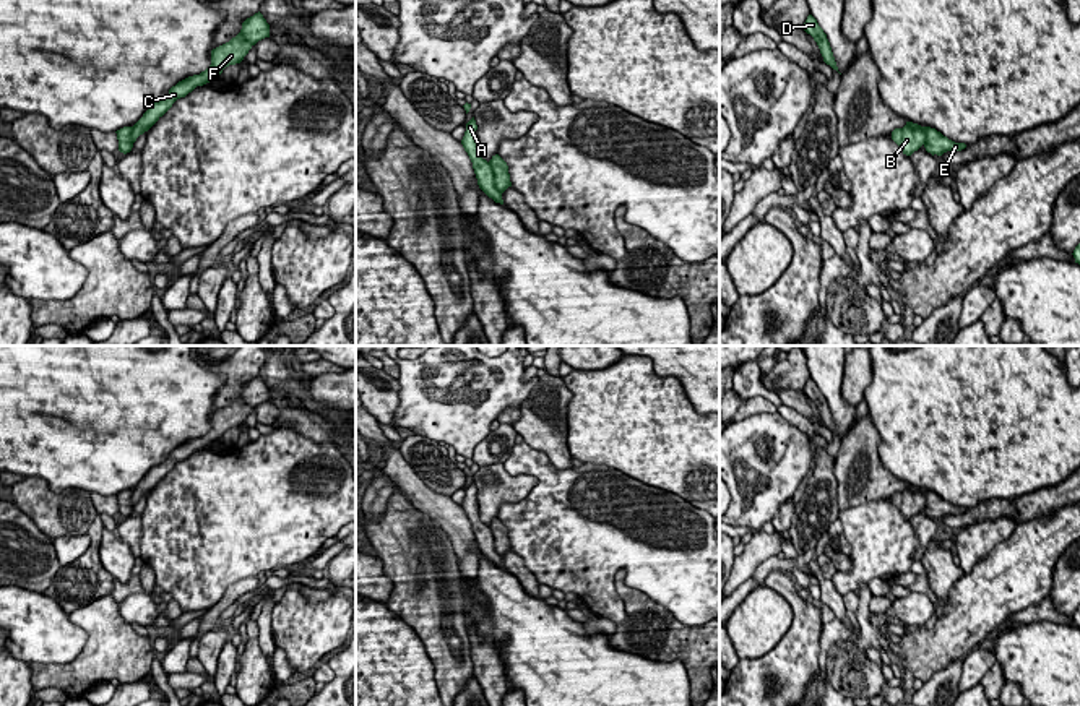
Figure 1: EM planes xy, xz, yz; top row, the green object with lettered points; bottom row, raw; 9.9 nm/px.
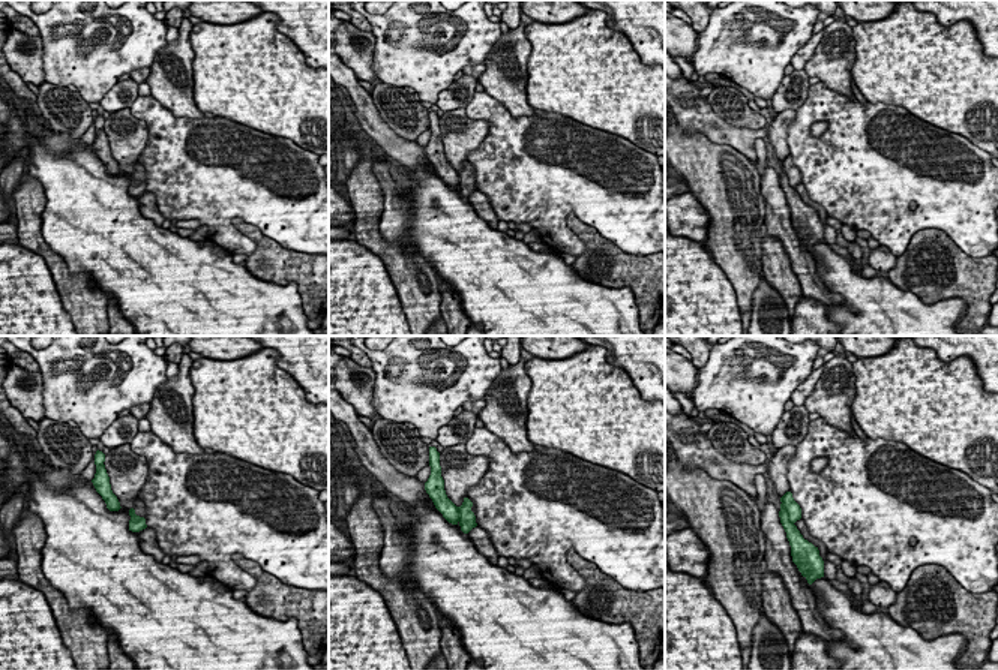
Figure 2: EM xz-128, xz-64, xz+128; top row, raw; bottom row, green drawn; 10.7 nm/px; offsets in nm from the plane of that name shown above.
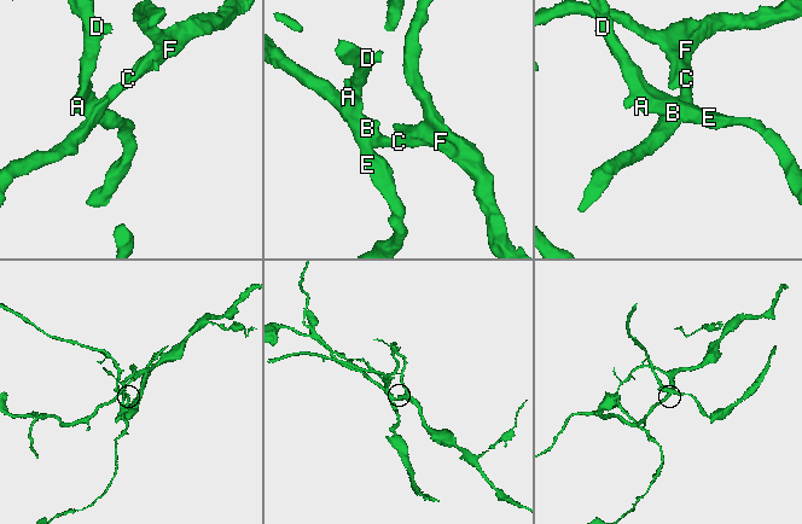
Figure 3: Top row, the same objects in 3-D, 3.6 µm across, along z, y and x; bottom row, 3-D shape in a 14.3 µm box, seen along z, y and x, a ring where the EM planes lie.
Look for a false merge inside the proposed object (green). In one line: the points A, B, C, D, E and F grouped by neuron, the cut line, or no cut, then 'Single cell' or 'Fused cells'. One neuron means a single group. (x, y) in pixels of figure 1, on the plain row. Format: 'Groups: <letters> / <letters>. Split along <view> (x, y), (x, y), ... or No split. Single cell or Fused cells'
Groups: A D E / B C F. Split along yz (907, 486), (924, 495), (924, 507). Fused cells

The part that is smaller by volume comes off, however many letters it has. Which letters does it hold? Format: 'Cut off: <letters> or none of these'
Cut off: A, D, E

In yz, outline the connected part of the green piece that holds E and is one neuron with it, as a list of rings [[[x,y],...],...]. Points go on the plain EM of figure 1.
[[[922,490],[922,493],[926,495],[924,511],[932,519],[934,518],[942,519],[947,514],[961,514],[966,511],[965,506],[955,506],[955,505],[948,503],[947,500],[944,500],[935,492]]]

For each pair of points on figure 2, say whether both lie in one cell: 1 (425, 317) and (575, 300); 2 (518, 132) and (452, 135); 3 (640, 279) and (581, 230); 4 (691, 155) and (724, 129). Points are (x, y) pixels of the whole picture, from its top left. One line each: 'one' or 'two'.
1: two
2: two
3: one
4: two

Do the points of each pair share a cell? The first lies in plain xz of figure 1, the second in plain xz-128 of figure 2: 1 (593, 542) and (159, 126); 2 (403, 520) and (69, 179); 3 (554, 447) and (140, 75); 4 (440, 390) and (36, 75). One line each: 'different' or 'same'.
1: same
2: different
3: different
4: different

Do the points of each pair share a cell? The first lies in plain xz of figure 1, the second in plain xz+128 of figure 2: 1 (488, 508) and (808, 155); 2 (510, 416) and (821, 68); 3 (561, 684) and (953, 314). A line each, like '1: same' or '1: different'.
1: different
2: different
3: same

